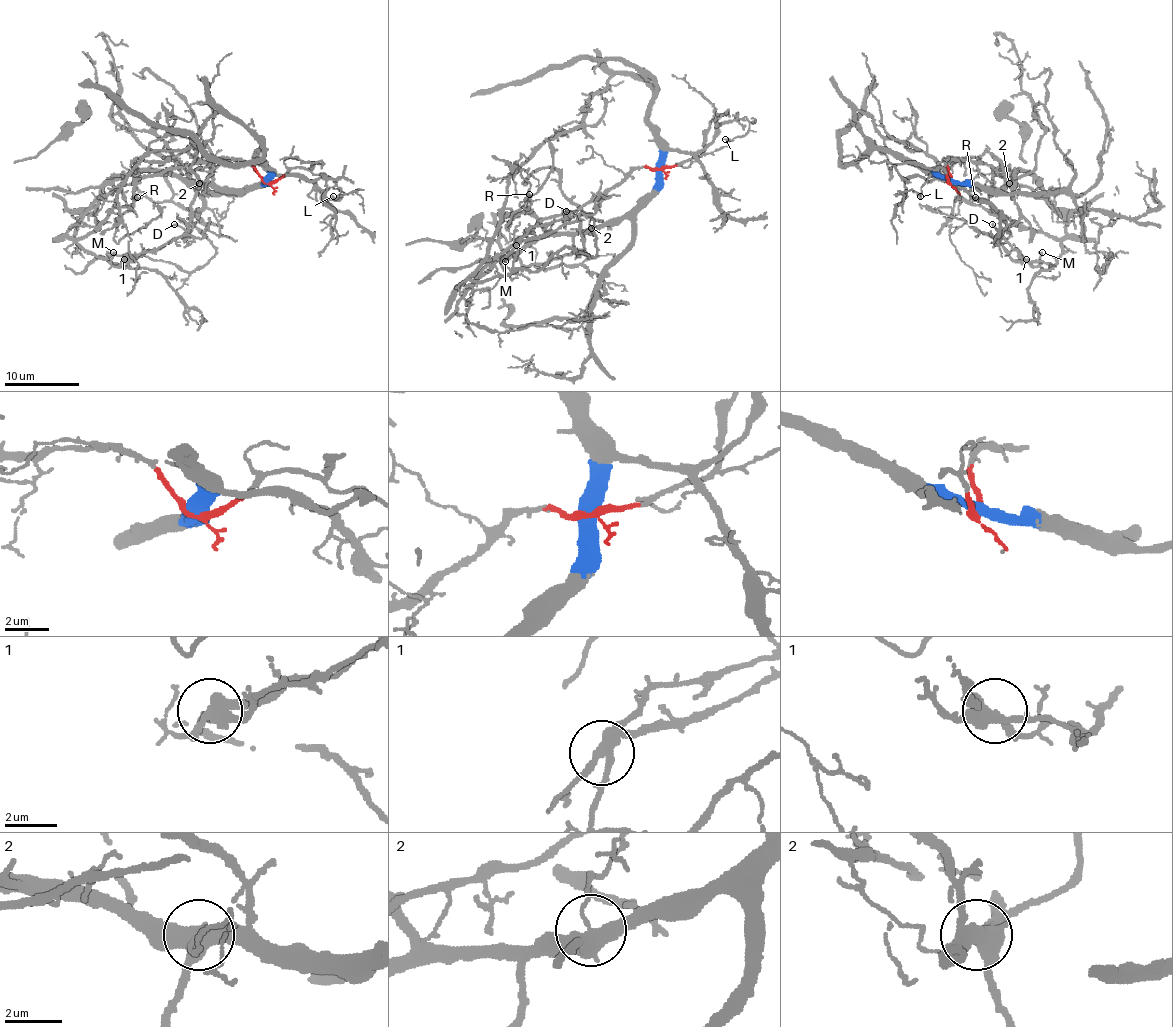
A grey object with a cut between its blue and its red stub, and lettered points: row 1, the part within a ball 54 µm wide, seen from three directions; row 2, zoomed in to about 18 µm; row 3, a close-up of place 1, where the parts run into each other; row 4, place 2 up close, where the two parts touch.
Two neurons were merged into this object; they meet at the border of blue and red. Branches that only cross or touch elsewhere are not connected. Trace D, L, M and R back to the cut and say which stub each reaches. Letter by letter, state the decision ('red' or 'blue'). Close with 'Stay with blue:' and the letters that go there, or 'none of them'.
D: blue
L: red
M: blue
R: blue
Stay with blue: D, M, R

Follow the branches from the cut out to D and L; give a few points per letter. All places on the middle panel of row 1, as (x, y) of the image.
D: (657, 169), (655, 188), (650, 193), (627, 214), (612, 218), (583, 238), (579, 221), (566, 210)
L: (657, 169), (698, 158), (717, 150), (732, 139), (724, 139)

